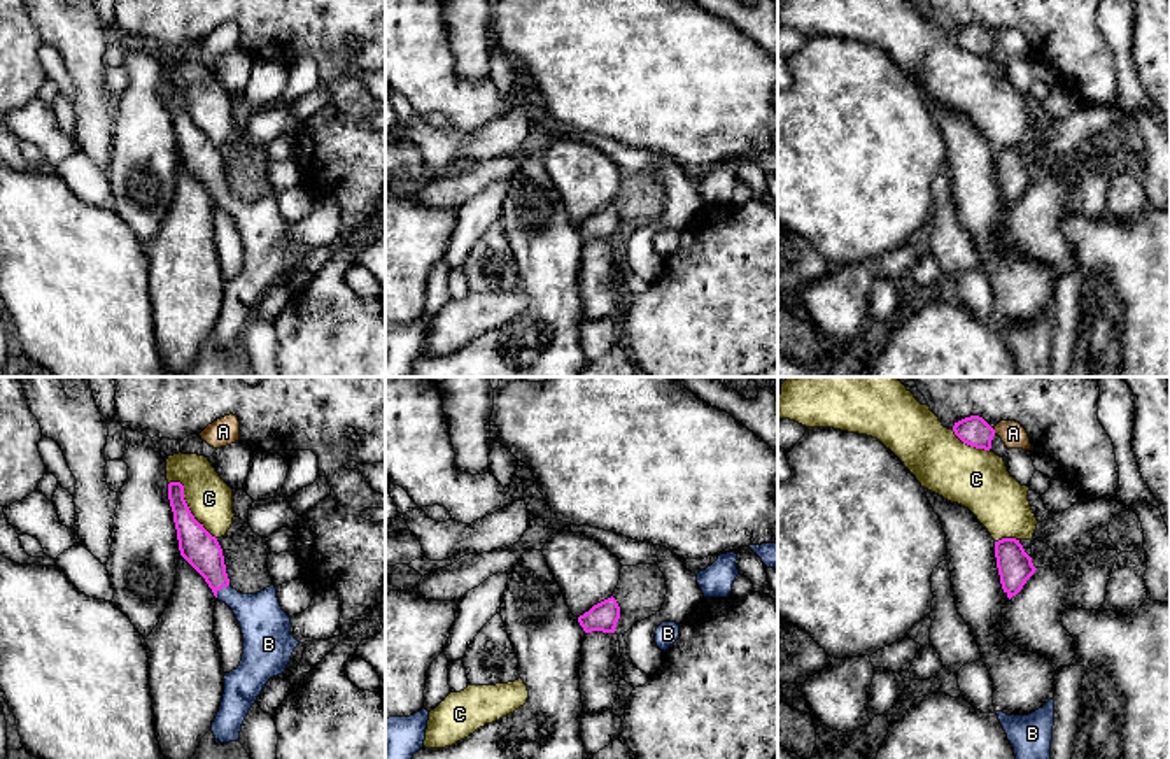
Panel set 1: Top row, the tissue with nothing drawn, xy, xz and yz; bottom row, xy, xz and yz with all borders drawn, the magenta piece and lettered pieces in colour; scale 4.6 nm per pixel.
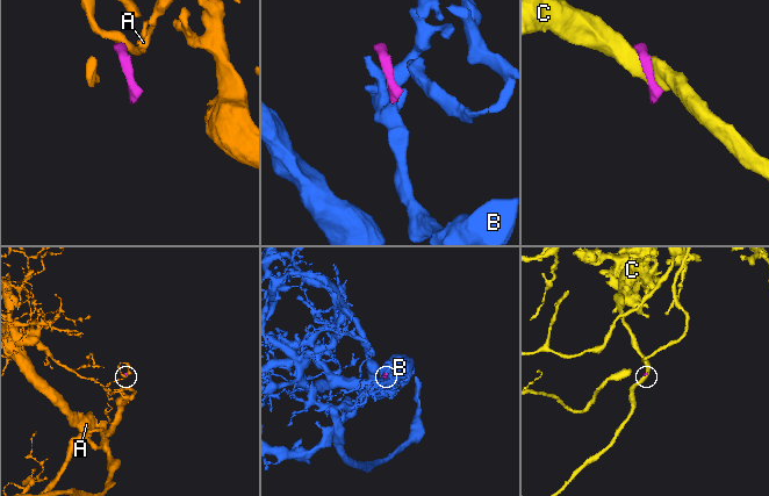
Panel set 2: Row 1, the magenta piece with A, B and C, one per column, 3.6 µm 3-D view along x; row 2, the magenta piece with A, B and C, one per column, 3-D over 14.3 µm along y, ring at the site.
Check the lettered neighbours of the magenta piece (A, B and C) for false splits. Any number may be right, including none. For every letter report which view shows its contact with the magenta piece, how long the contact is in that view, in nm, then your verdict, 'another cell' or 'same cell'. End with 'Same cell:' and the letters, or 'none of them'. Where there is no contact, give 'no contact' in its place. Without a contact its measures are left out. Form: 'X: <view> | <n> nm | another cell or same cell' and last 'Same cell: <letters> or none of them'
A: yz | 40 nm | another cell
B: xy | 90 nm | same cell
C: xy | 340 nm | another cell
Same cell: B

